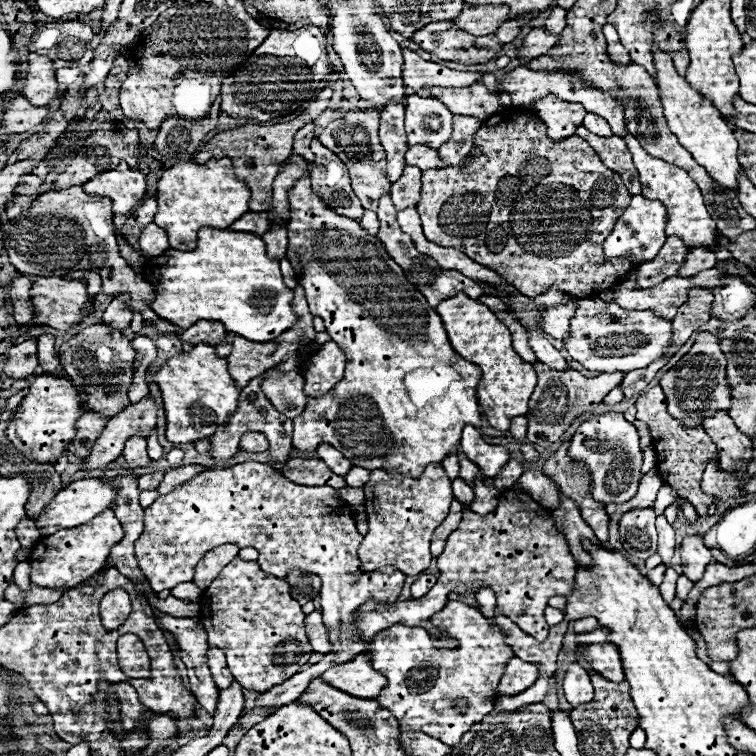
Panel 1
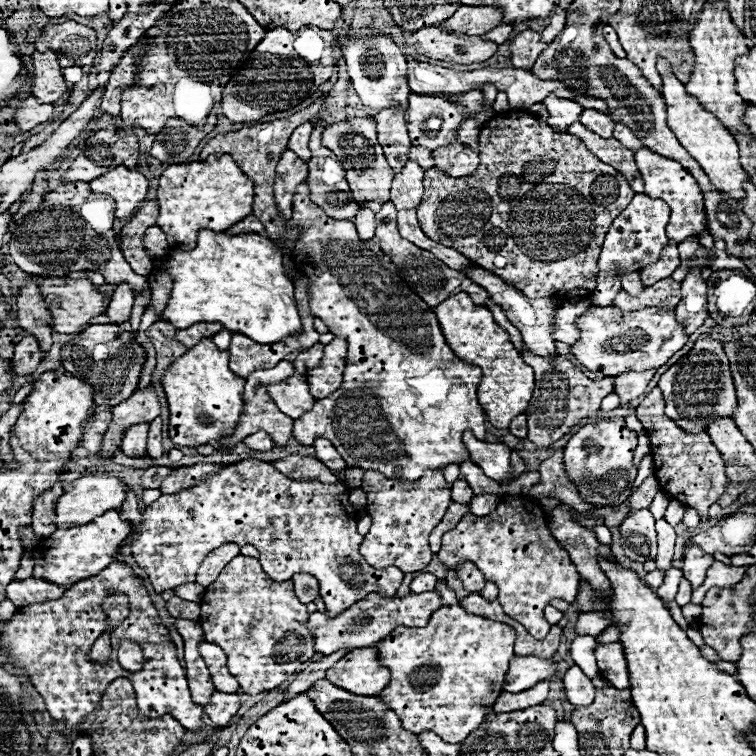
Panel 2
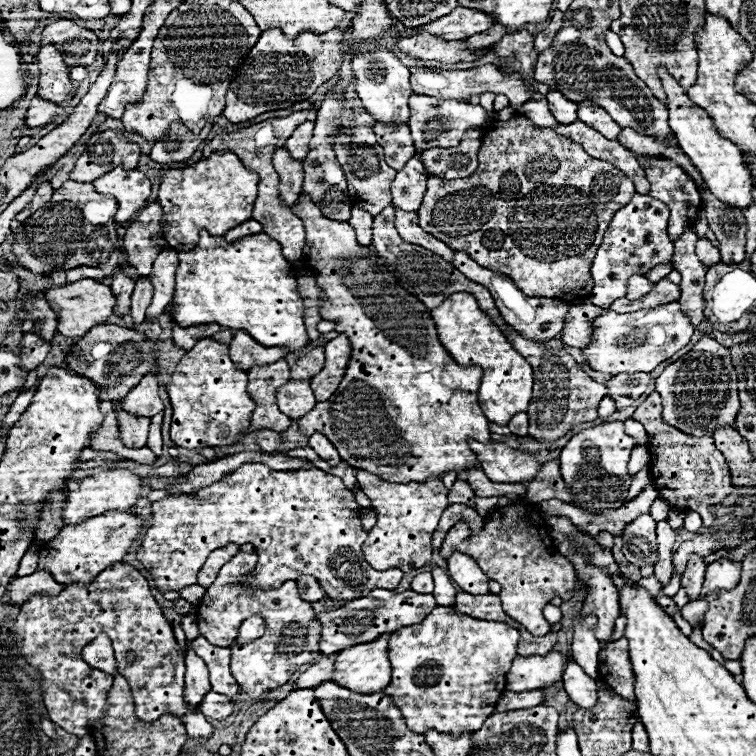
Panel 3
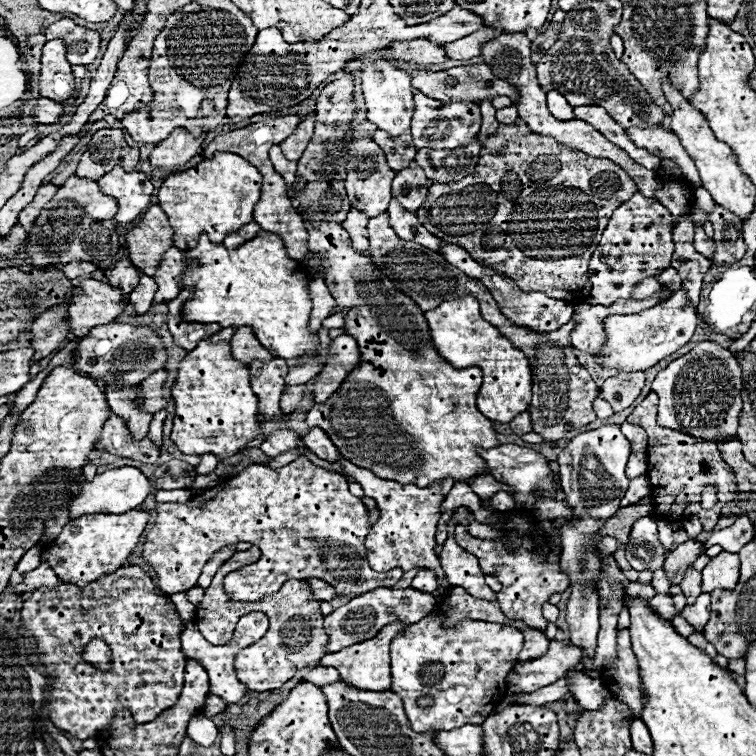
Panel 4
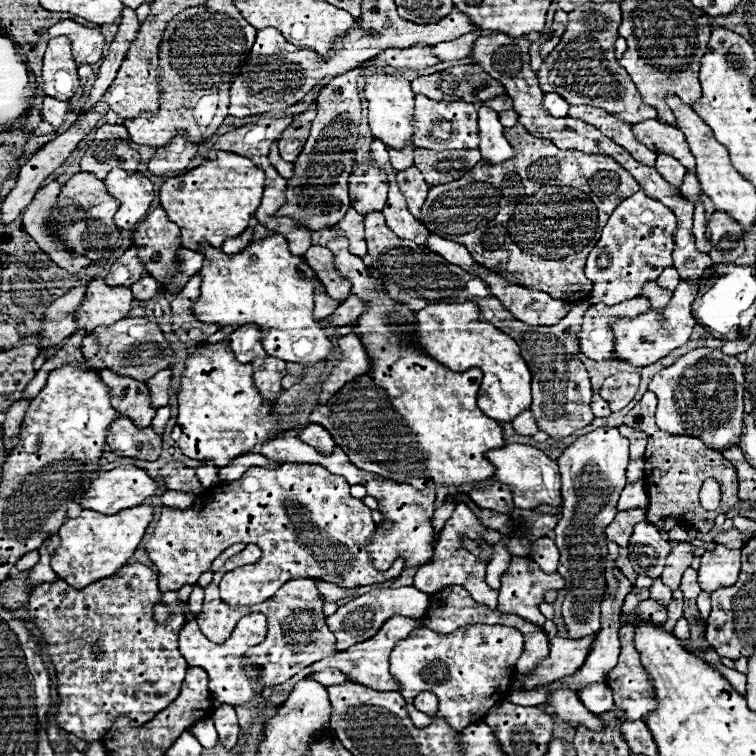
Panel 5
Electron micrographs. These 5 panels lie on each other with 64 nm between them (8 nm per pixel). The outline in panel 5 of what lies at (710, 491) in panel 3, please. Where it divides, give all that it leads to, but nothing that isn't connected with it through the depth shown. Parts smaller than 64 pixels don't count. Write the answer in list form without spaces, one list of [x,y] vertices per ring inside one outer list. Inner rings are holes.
[[[646,392],[644,398],[624,418],[626,426],[644,430],[648,434],[648,446],[646,446],[646,454],[644,454],[644,460],[646,460],[644,484],[646,484],[648,496],[650,496],[648,520],[652,520],[652,524],[658,524],[662,520],[676,520],[676,522],[692,524],[700,532],[710,532],[714,528],[716,516],[726,514],[728,508],[732,508],[740,500],[736,470],[728,460],[724,460],[724,456],[718,450],[708,448],[700,438],[662,432],[654,424],[654,412],[656,412],[656,396],[652,392]],[[708,478],[714,478],[722,490],[722,502],[712,512],[704,510],[698,502],[700,486]]]

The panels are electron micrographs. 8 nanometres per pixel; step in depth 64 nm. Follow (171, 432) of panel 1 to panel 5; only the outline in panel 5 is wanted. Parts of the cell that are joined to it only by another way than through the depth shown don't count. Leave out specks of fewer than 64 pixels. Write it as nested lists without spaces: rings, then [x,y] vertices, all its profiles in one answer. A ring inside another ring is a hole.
[[[226,342],[218,344],[202,344],[186,358],[186,368],[182,374],[178,394],[178,420],[172,430],[172,440],[180,446],[180,450],[194,460],[212,460],[218,468],[230,464],[230,460],[240,454],[258,450],[256,446],[268,442],[272,436],[280,436],[282,432],[272,432],[272,406],[264,402],[258,390],[252,384],[252,364],[240,364],[234,358],[234,352],[226,346]]]

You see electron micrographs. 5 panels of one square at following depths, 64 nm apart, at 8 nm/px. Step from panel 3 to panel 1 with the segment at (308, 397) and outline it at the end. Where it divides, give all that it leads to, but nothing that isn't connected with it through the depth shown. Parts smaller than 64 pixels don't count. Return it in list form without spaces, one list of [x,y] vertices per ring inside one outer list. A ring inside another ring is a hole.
[[[278,366],[268,368],[266,376],[262,378],[260,384],[264,396],[272,402],[272,406],[282,412],[288,418],[300,416],[304,412],[304,404],[308,396],[304,394],[304,378],[300,376],[298,370],[290,372],[278,372]]]

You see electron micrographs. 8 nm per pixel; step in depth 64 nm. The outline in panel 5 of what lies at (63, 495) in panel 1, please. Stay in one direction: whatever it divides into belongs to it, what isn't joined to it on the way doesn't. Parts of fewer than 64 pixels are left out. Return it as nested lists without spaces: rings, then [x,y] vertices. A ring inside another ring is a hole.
[[[122,464],[92,480],[86,490],[86,498],[80,500],[80,506],[82,510],[116,514],[126,508],[140,506],[148,496],[156,494],[156,490],[158,488],[146,470]]]

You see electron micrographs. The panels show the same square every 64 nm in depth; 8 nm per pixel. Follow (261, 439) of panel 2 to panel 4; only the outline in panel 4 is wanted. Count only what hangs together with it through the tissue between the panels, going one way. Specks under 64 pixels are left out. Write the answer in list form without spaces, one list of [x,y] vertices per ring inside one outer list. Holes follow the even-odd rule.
[[[286,429],[266,434],[260,444],[260,450],[268,456],[278,456],[292,448],[304,448],[304,442],[295,432]]]

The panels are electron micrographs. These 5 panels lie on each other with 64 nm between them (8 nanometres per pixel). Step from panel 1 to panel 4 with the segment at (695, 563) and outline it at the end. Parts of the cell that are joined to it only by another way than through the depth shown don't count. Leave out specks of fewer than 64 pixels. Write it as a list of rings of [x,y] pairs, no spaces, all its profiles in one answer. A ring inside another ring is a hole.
[[[690,566],[690,568],[686,570],[682,582],[680,582],[680,588],[682,588],[682,592],[684,592],[688,604],[694,604],[696,598],[702,594],[700,586],[702,586],[702,572],[696,570],[694,566]]]

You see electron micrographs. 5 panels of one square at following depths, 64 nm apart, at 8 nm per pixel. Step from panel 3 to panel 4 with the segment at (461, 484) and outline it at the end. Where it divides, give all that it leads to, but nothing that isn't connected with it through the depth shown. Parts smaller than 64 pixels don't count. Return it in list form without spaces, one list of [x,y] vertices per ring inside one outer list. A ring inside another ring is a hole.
[[[456,482],[454,484],[454,488],[444,498],[442,512],[452,510],[452,508],[458,508],[458,506],[466,506],[472,512],[478,512],[480,510],[480,498],[472,492],[472,488],[466,482]]]

